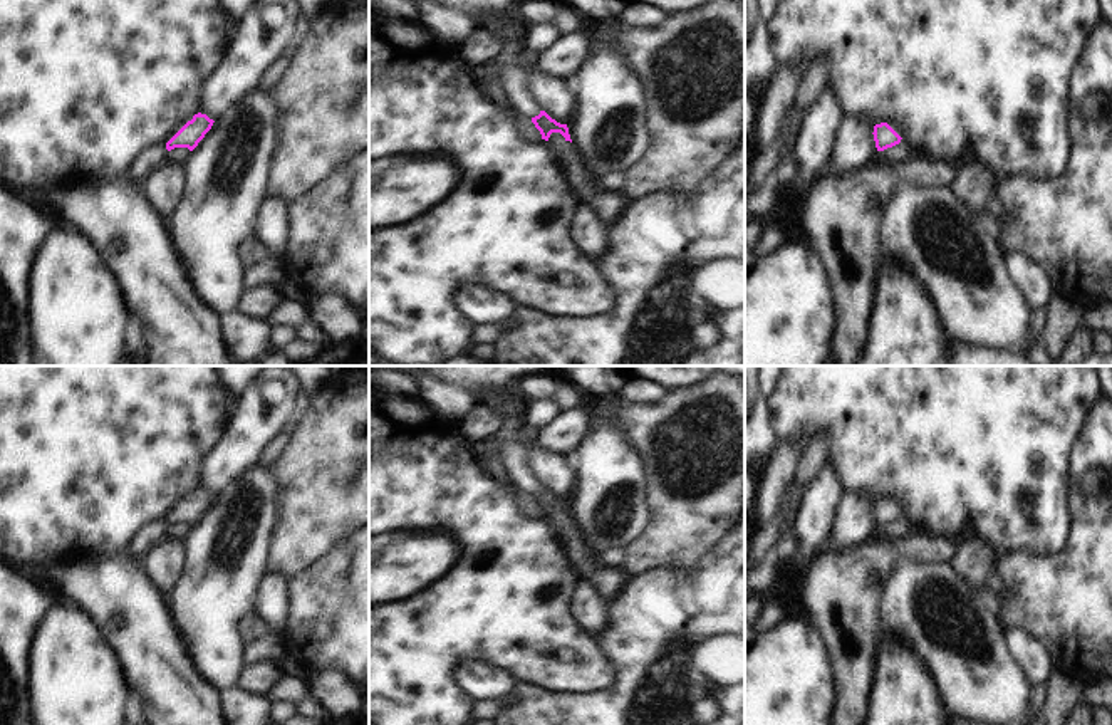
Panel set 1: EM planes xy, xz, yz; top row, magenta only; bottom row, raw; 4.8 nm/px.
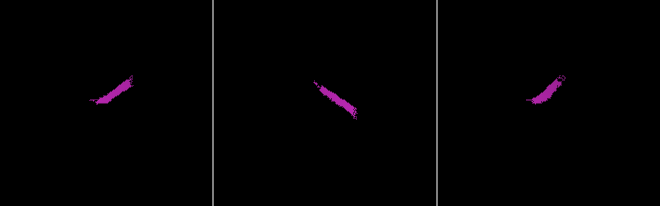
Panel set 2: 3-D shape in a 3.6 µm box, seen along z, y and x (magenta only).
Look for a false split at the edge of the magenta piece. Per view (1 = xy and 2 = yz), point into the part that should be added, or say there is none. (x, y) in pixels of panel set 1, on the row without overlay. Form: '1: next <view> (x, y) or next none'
1: next none
2: next none

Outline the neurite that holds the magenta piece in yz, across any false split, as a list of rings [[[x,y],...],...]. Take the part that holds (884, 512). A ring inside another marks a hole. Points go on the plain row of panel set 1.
[[[887,498],[876,500],[872,510],[877,527],[892,524],[902,515]]]

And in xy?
[[[195,490],[191,497],[188,497],[168,519],[166,525],[171,527],[174,524],[188,524],[193,527],[198,519],[205,514],[205,510],[211,505],[213,495],[206,490]]]

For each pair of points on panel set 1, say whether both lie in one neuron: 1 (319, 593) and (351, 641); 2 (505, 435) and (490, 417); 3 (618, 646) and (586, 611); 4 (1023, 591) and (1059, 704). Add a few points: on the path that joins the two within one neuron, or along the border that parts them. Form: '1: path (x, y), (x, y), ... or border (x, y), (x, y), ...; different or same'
1: path (331, 605), (351, 625), (351, 630); same
2: border (477, 401), (502, 415), (504, 425), (492, 437); different
3: border (609, 603), (606, 626), (594, 635); different
4: border (1054, 667), (1059, 670); different

